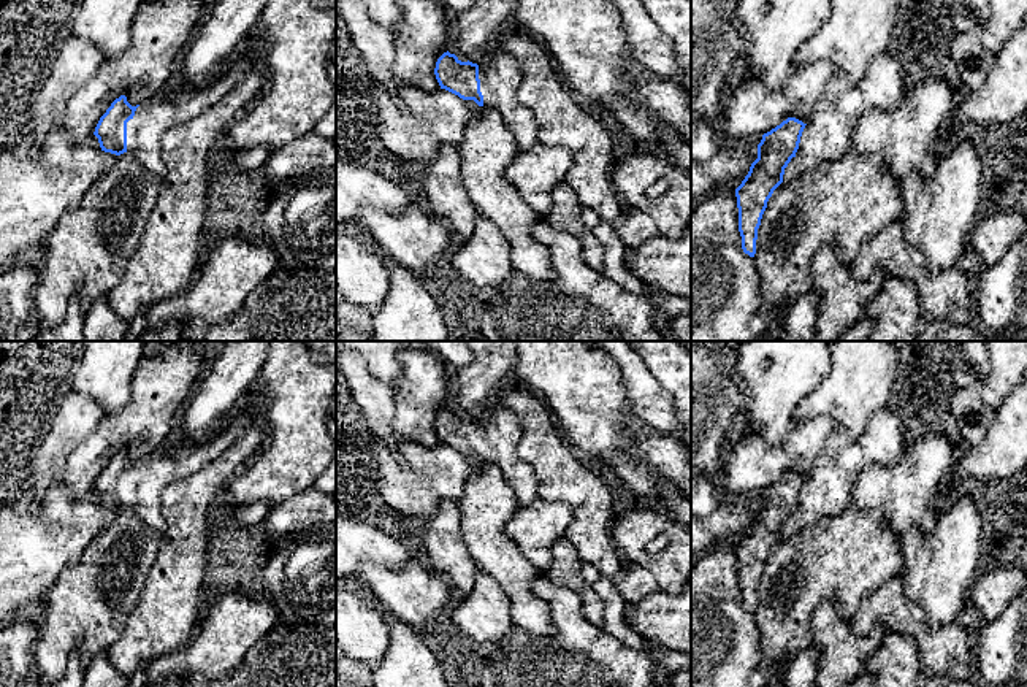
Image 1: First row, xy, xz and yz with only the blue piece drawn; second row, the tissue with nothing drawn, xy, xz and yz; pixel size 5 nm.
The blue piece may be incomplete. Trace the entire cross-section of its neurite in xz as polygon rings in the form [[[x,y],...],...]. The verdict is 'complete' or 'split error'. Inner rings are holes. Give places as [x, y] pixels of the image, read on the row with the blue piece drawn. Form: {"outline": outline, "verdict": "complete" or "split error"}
{"outline": [[[494,51],[488,63],[461,62],[455,54],[444,52],[434,68],[441,89],[463,100],[474,100],[479,106],[496,108],[518,149],[529,151],[539,143],[539,125],[534,113],[517,98],[521,83],[518,62],[502,51]]], "verdict": "split error"}

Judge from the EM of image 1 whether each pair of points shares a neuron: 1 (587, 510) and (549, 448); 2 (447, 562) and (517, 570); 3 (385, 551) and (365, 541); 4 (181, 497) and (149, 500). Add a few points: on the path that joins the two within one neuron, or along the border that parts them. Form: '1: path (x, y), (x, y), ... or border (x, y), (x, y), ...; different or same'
1: path (584, 494), (555, 464); same
2: border (458, 532), (469, 557), (479, 568); different
3: path (381, 546), (370, 544); same
4: border (190, 475), (164, 491), (160, 529); different

